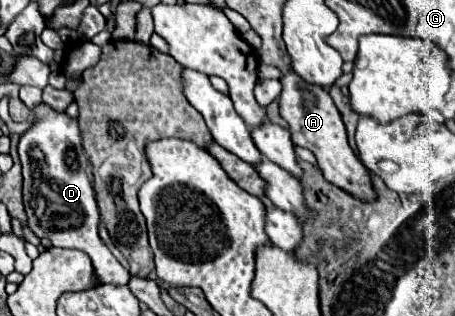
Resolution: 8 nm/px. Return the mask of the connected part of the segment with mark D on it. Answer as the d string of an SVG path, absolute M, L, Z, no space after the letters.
M37 103L31 113L37 117L31 127L21 135L19 141L19 157L23 165L23 203L27 211L27 223L31 231L37 237L47 237L55 247L65 247L65 249L81 249L85 251L95 267L95 273L99 275L102 284L127 285L129 281L129 271L113 257L113 253L103 245L99 237L100 214L95 198L93 183L87 175L87 155L83 151L83 137L79 129L79 121L69 117L67 113L59 113L47 103Z

